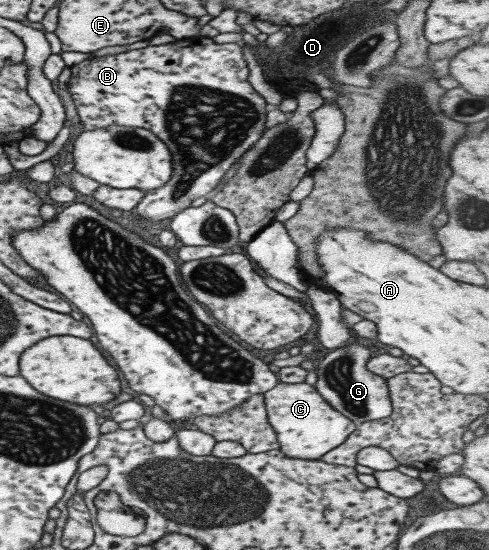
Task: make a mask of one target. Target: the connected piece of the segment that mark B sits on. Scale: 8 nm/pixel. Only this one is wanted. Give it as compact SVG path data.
M196 35L195 37L188 37L185 39L176 39L174 42L164 45L152 46L147 45L144 48L128 50L119 54L108 56L90 56L82 60L79 64L74 64L70 67L70 79L67 84L68 91L73 98L75 107L77 109L77 116L86 130L94 130L98 128L108 127L110 125L122 125L138 128L145 128L151 130L162 142L166 143L170 154L172 154L172 162L174 164L174 173L166 185L146 192L144 199L136 206L136 212L140 217L150 220L152 222L166 222L172 219L175 214L191 207L191 203L202 197L208 197L219 184L220 180L232 164L237 162L243 154L252 147L256 141L260 140L263 129L266 126L266 112L269 105L264 101L264 98L256 92L248 81L248 63L244 59L242 53L241 43L226 43L216 44L214 39Z

